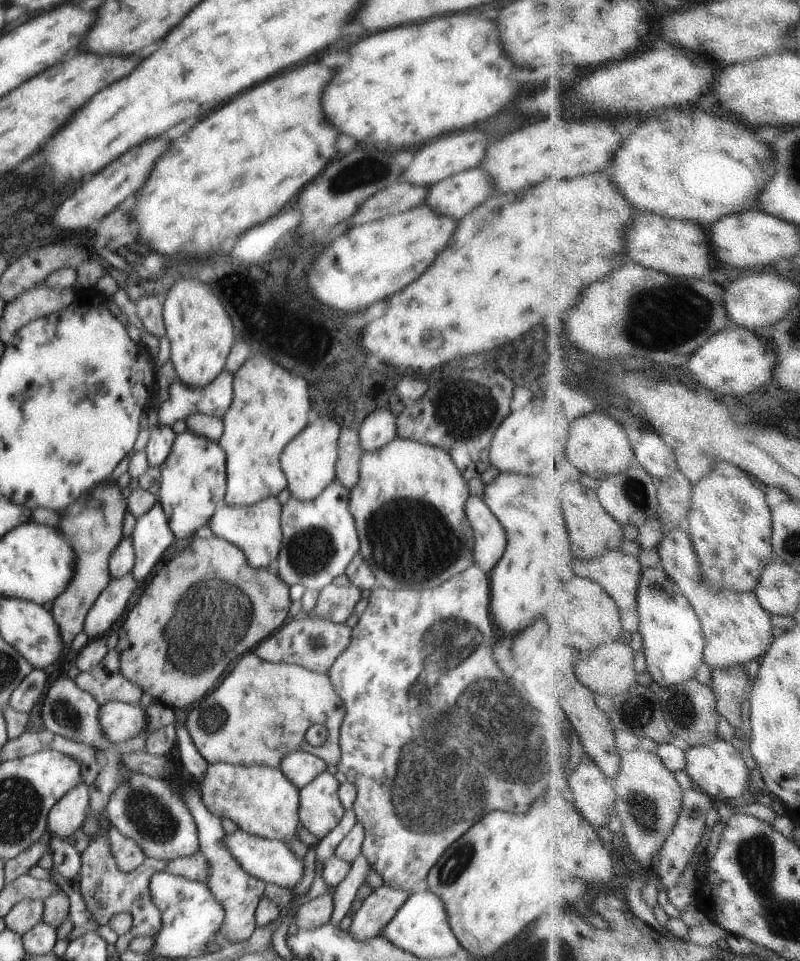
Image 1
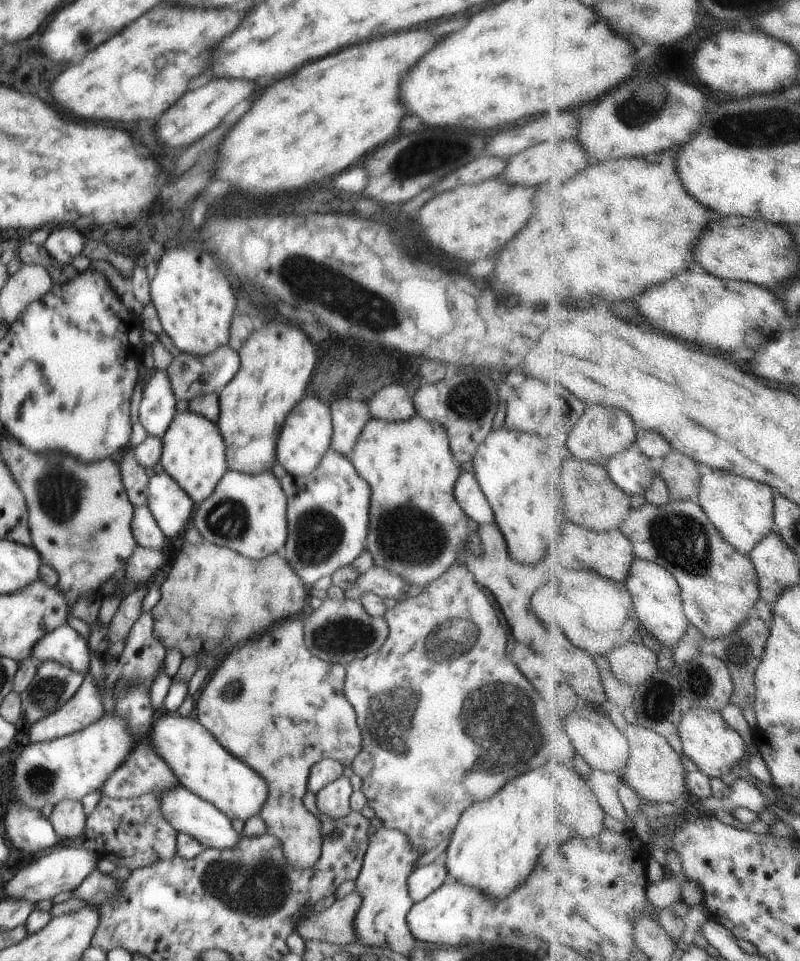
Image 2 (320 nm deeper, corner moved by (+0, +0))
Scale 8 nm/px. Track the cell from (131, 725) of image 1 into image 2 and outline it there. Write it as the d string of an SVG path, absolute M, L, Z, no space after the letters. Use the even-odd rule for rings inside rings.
M85 673L80 689L62 708L30 726L30 743L47 742L75 734L104 716L100 694L92 674Z

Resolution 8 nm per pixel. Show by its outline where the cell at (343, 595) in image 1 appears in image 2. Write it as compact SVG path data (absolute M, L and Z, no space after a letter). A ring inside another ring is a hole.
M374 565L367 572L359 575L354 586L344 591L346 599L360 600L362 594L372 592L382 599L405 600L408 592L408 582L400 578L398 574L392 574L390 570L382 566Z

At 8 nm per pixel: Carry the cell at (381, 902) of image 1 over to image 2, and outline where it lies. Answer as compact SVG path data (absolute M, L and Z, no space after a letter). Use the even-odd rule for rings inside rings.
M426 864L416 868L408 878L410 899L416 903L435 892L448 879L448 872L444 864Z

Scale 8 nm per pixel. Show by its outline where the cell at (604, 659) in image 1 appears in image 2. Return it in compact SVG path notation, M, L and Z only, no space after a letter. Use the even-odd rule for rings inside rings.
M630 642L616 648L607 657L614 676L620 682L630 684L634 688L640 687L646 680L651 680L660 670L658 654L652 648L642 644Z

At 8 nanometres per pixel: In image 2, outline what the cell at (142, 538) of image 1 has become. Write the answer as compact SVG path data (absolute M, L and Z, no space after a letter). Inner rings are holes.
M168 474L149 479L147 508L166 538L180 534L190 526L196 507L192 498Z

